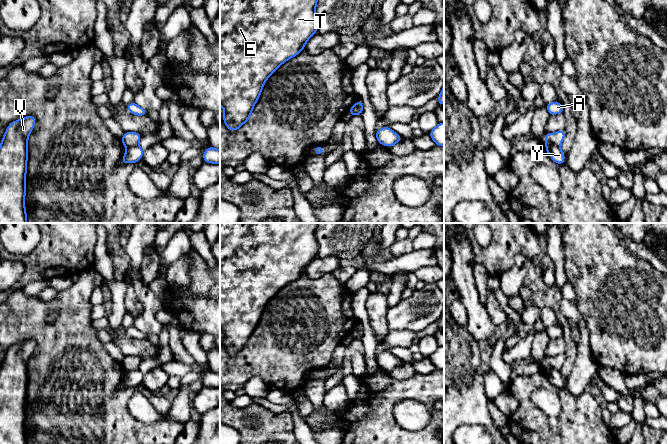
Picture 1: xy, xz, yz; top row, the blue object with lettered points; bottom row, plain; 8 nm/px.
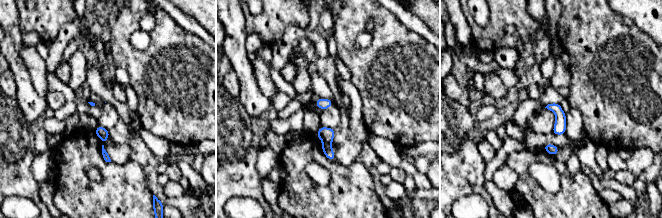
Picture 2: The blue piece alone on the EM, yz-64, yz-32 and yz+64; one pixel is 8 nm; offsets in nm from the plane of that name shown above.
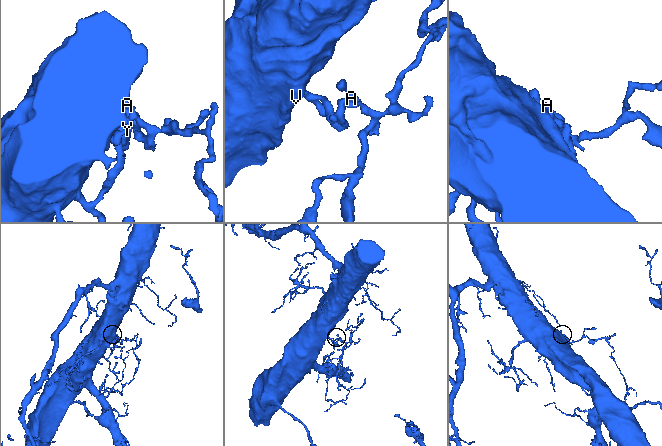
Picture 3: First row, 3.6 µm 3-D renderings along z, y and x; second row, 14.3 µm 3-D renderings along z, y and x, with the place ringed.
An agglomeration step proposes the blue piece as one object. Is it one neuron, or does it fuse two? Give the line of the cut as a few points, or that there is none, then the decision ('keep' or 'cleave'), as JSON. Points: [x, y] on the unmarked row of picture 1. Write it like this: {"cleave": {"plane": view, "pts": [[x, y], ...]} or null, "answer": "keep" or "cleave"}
{"cleave": {"plane": "yz", "pts": [[546, 367], [552, 367], [559, 371]]}, "answer": "cleave"}

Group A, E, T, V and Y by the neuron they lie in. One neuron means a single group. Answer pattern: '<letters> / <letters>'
A / E T V Y

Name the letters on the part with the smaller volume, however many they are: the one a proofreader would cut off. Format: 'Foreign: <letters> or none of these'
Foreign: A

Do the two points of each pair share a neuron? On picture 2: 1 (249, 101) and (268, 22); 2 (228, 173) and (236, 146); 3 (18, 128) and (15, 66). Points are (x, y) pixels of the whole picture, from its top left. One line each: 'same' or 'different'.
1: different
2: different
3: different

